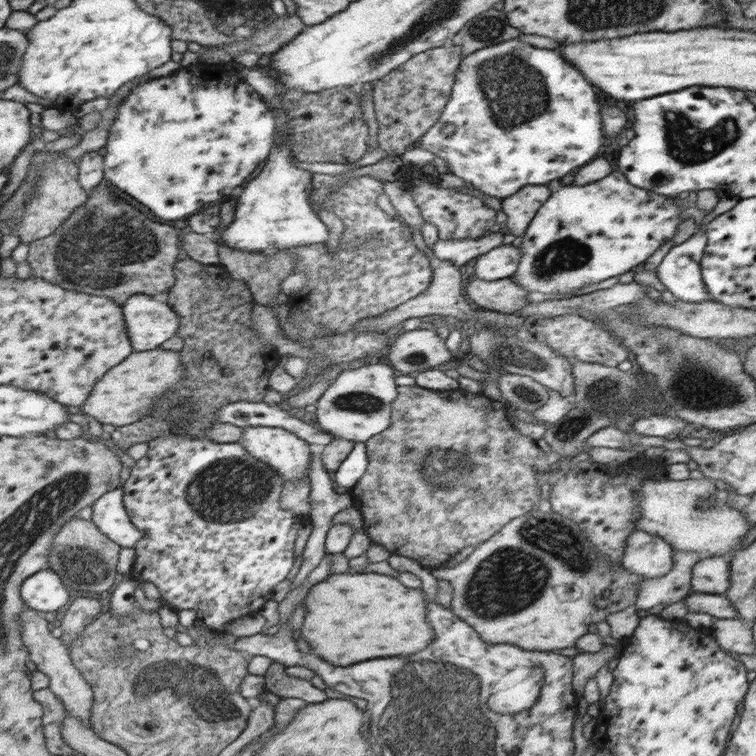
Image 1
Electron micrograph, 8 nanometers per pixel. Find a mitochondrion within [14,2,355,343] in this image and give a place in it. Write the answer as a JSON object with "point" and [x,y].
{"point":[95,242]}

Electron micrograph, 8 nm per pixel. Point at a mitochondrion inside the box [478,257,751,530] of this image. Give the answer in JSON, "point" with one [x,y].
{"point":[696,386]}

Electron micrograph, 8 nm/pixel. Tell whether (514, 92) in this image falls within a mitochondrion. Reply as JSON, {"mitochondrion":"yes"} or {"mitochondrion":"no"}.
{"mitochondrion":"yes"}

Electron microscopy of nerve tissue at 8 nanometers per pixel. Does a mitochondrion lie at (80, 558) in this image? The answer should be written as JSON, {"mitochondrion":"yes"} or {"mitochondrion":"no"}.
{"mitochondrion":"yes"}

